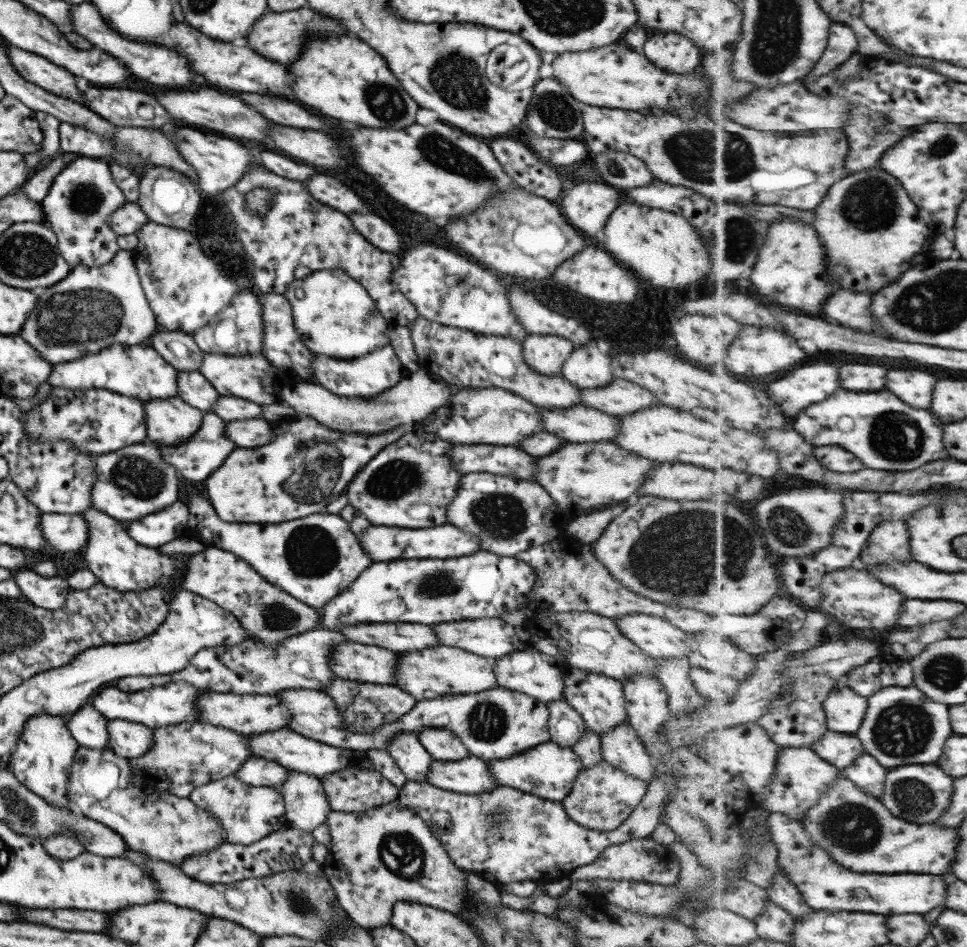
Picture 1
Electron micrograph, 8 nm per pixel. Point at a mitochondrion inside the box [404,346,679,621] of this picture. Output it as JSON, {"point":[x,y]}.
{"point":[502,516]}

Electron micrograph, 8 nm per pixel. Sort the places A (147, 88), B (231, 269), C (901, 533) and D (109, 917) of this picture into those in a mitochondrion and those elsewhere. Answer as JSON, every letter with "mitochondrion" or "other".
{"A":"other","B":"other","C":"other","D":"other"}

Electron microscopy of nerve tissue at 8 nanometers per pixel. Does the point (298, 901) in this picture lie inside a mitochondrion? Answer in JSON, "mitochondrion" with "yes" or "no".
{"mitochondrion":"yes"}

